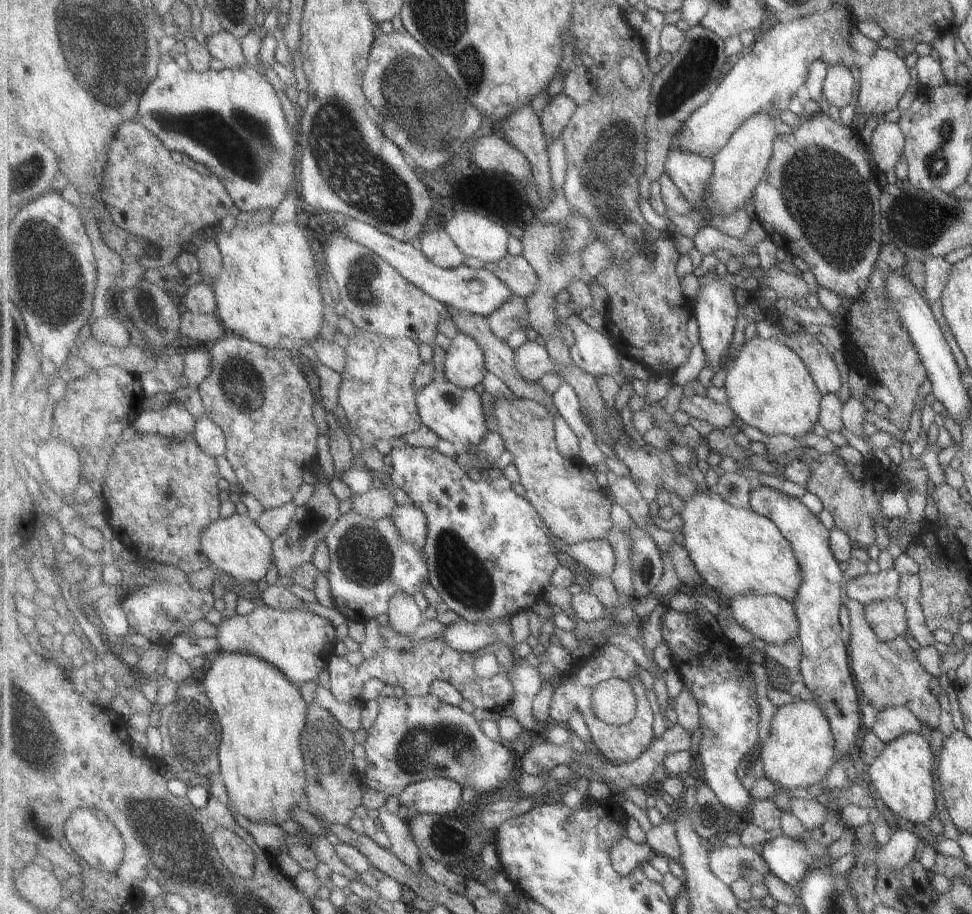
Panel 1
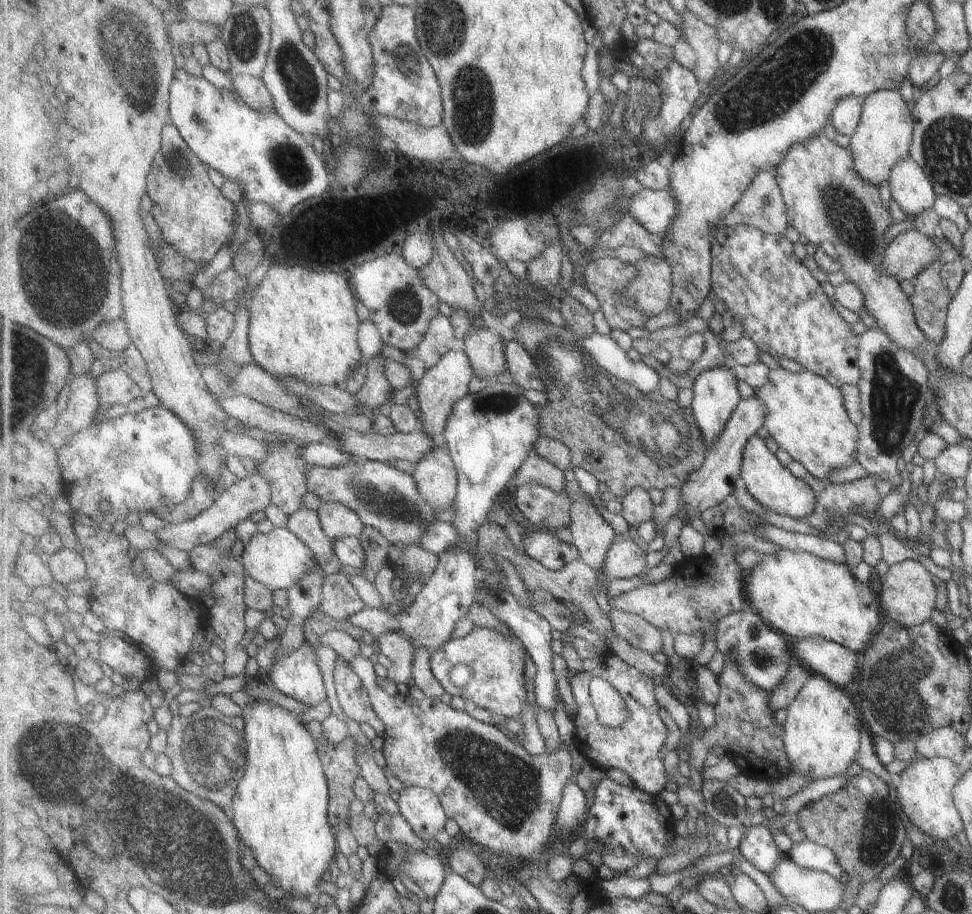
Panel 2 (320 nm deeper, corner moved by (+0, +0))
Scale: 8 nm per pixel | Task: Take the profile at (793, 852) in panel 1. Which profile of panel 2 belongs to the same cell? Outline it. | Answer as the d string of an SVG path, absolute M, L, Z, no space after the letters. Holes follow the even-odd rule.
M805 840L799 844L794 844L790 852L790 860L796 862L799 866L829 873L837 878L845 874L835 851L813 841Z

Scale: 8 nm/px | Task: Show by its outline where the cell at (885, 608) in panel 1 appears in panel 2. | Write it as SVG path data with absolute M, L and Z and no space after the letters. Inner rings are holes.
M912 559L902 560L894 564L885 575L881 575L882 589L879 592L880 602L886 620L900 622L904 627L921 624L930 618L938 598L937 586L931 581L932 574L919 563Z

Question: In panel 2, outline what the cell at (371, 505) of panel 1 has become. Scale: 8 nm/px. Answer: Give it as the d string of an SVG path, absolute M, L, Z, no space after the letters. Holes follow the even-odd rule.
M322 503L318 509L322 529L333 540L360 536L367 526L358 512L341 503Z

